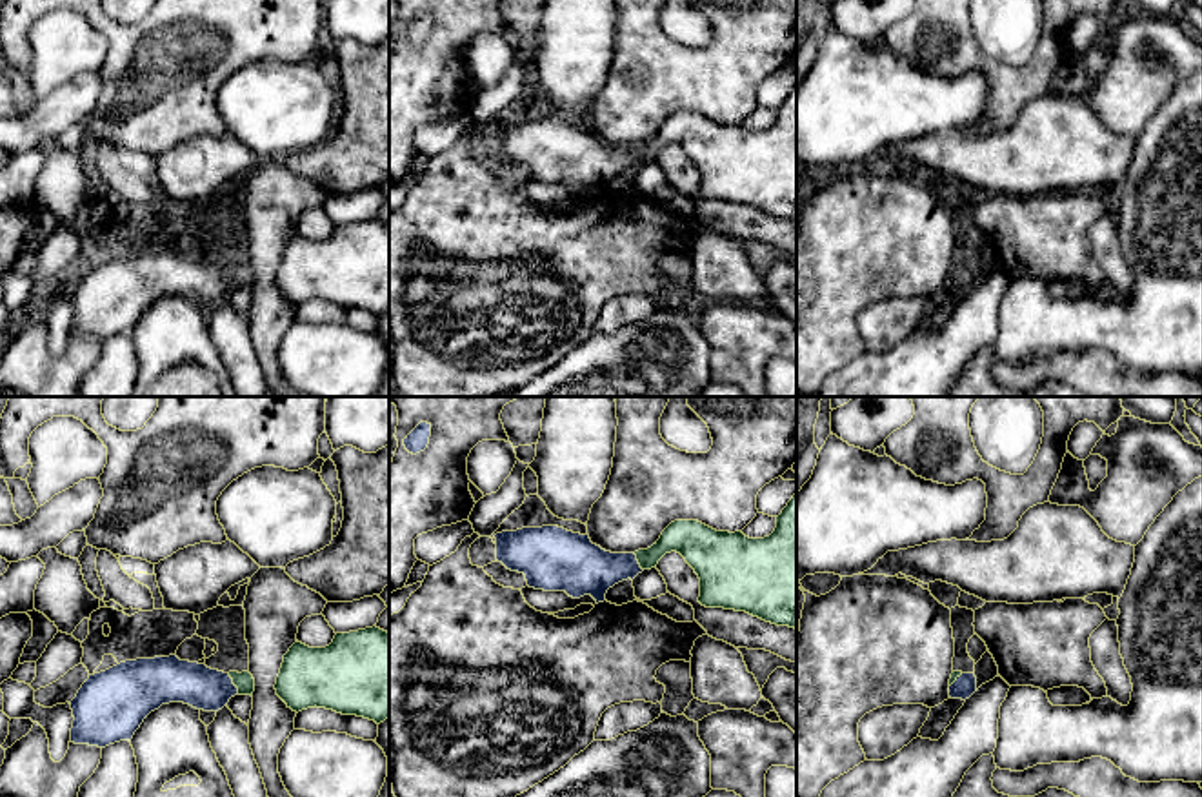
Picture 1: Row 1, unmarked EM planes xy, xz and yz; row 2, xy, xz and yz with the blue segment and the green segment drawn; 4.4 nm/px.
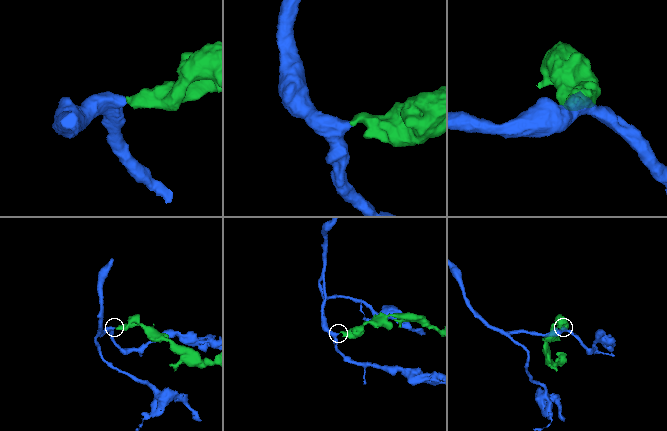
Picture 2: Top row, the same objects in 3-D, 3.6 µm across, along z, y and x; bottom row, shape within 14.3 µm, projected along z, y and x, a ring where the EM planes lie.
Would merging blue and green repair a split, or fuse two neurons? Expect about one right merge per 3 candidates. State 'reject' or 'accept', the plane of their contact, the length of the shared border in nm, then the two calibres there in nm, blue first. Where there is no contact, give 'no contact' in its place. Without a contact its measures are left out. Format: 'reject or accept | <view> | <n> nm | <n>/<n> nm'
accept | xy | 100 nm | 190/90 nm

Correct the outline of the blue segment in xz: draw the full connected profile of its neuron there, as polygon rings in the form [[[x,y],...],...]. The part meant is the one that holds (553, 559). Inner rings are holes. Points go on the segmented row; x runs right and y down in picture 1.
[[[796,493],[776,517],[769,537],[716,531],[698,520],[675,520],[647,550],[611,553],[589,535],[558,526],[502,531],[496,560],[526,575],[527,586],[591,595],[596,604],[615,584],[656,568],[671,551],[680,553],[700,579],[698,602],[706,608],[746,611],[776,626],[796,630]]]

